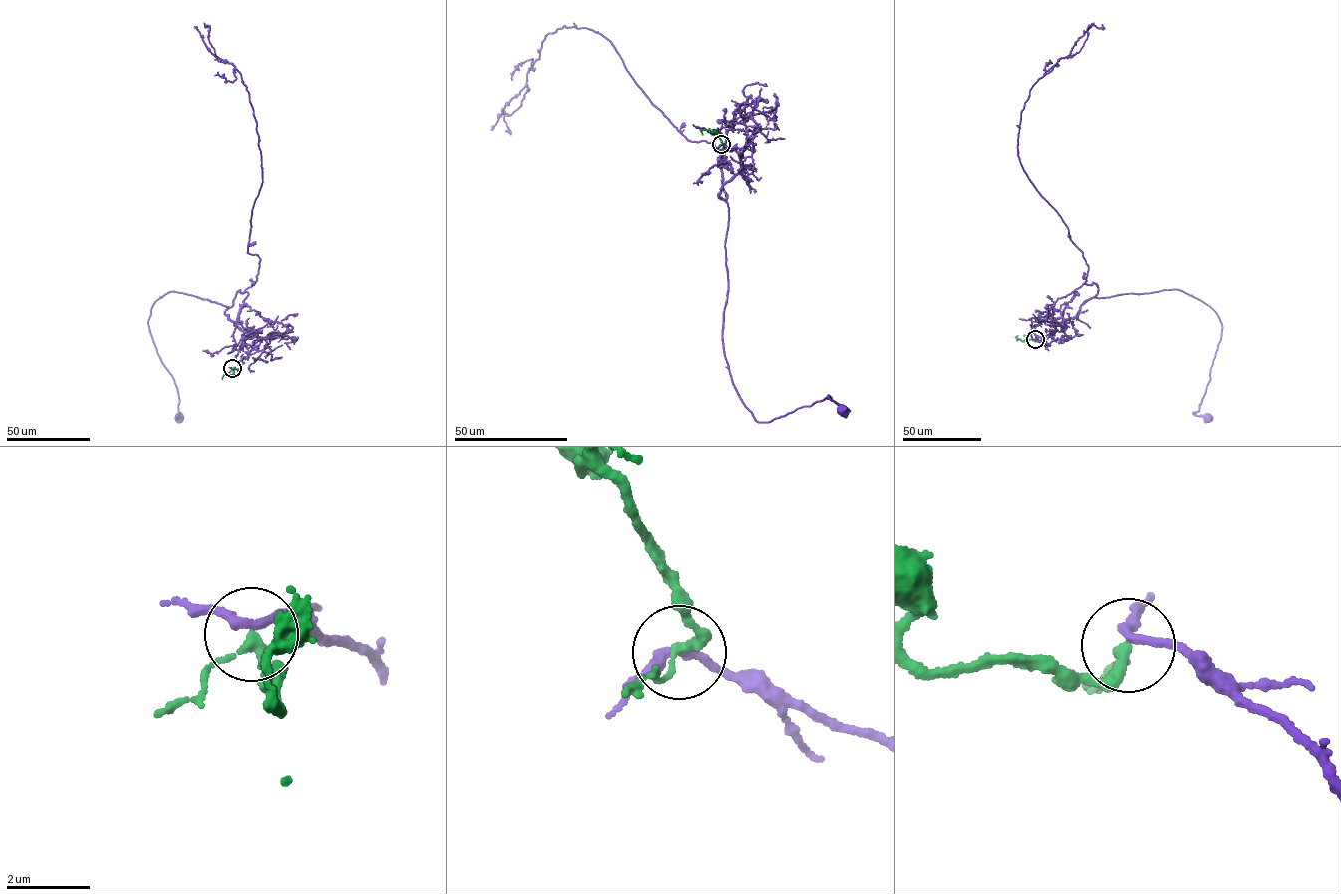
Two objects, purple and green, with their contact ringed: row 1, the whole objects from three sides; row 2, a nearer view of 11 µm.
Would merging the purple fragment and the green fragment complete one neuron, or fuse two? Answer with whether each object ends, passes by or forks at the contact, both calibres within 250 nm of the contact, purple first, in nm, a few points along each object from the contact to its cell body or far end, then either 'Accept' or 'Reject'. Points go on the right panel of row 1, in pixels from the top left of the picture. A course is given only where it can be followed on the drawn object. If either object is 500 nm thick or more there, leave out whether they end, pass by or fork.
At the ring purple passes by. At the ring green passes by. Thickness 220 nm (purple) against 200 nm. Course of purple: (1035, 338), (1047, 346), (1075, 336), (1069, 320), (1092, 297), (1182, 290), (1222, 325), (1193, 413), (1207, 419). Course of green: (1035, 339), (1015, 337), (1016, 340). Reject

